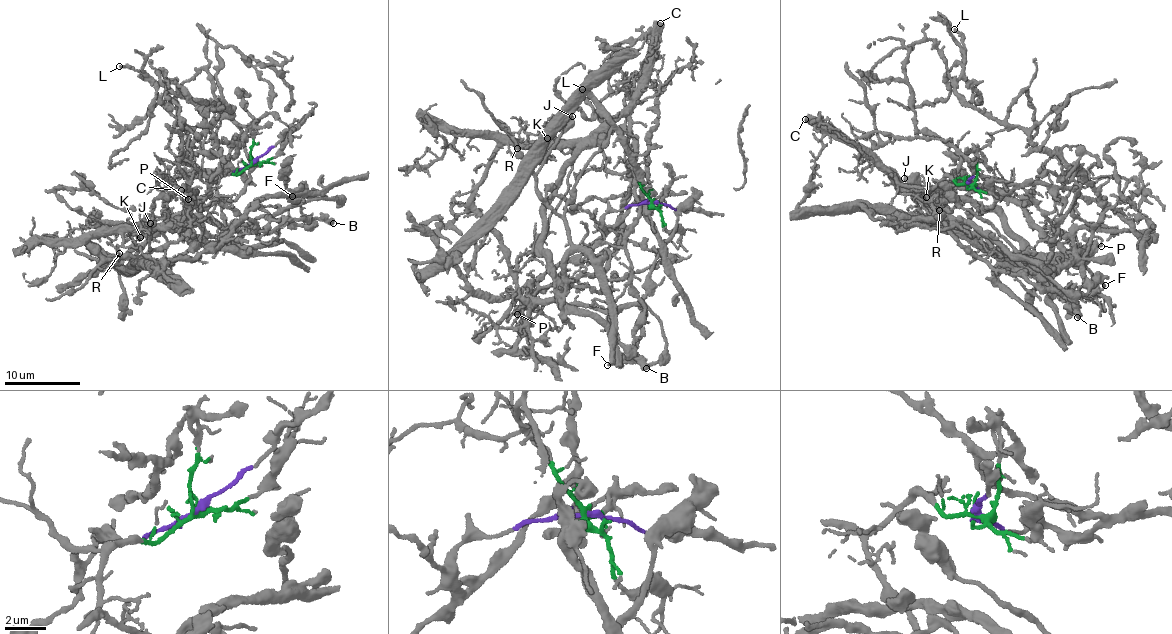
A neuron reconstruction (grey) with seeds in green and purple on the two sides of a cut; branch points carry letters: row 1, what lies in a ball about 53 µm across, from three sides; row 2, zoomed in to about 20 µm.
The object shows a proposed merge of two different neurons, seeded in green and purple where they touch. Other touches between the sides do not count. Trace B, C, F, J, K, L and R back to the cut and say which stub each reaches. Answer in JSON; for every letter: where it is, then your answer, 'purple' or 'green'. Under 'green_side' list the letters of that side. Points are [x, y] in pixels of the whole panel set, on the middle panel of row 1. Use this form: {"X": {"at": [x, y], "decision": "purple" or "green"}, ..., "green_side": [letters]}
{"B": {"at": [646, 368], "decision": "green"}, "C": {"at": [660, 23], "decision": "green"}, "F": {"at": [607, 365], "decision": "green"}, "J": {"at": [572, 116], "decision": "green"}, "K": {"at": [547, 138], "decision": "green"}, "L": {"at": [582, 89], "decision": "purple"}, "R": {"at": [517, 148], "decision": "green"}, "green_side": ["B", "C", "F", "J", "K", "R"]}

